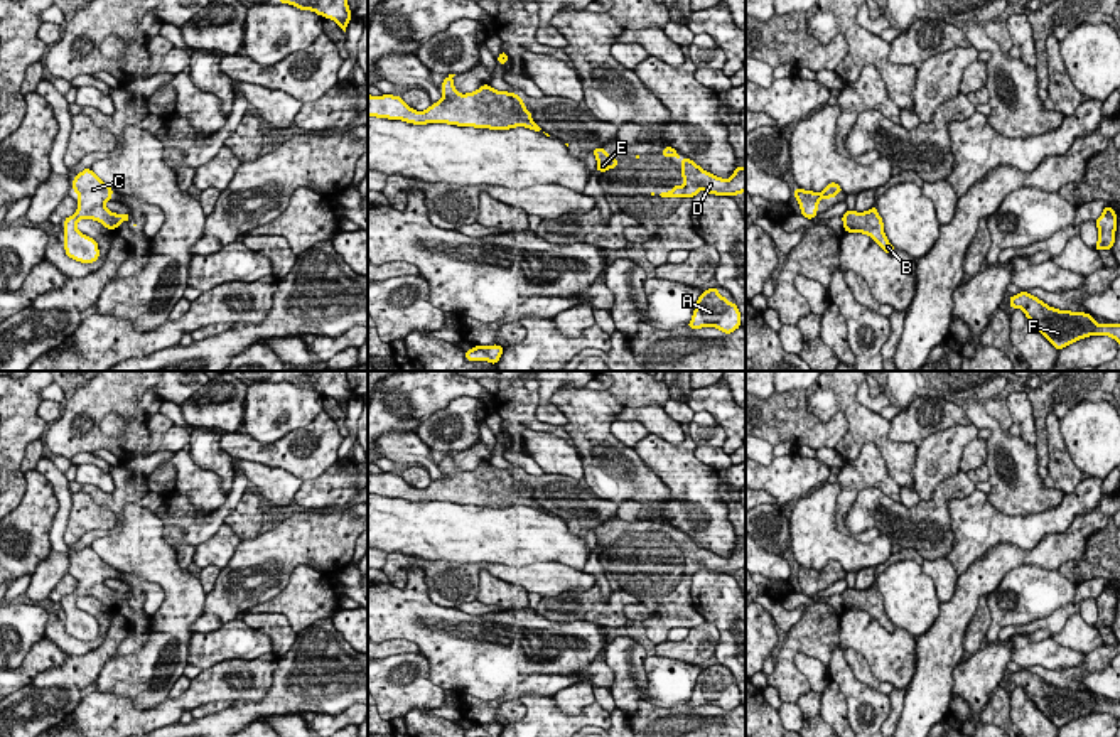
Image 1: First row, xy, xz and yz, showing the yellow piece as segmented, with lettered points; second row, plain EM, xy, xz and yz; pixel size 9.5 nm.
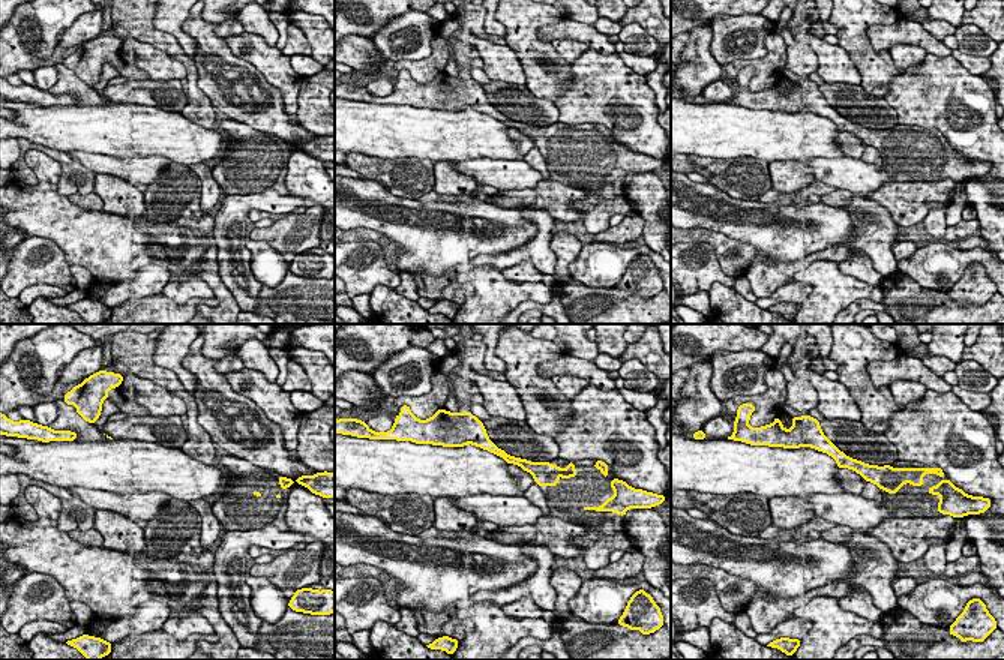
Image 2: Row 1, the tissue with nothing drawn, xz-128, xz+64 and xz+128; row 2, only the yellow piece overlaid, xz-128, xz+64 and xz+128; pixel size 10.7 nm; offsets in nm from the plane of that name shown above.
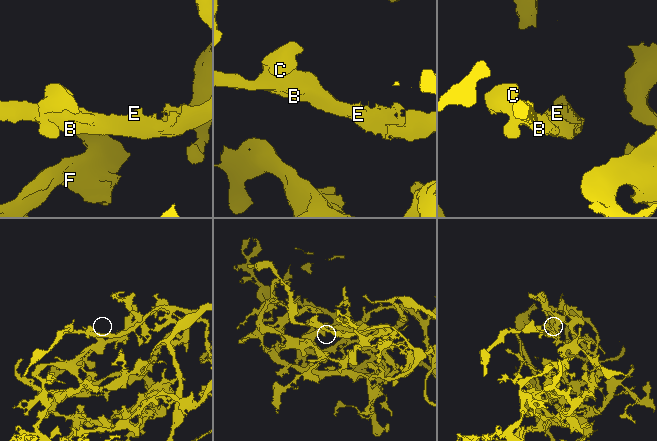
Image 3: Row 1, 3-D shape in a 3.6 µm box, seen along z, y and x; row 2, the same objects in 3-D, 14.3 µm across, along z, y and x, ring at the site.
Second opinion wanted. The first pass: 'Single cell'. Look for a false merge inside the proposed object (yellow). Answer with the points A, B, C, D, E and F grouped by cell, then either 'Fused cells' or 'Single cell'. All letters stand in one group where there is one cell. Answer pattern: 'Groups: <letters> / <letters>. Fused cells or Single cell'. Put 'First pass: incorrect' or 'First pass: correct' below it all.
Groups: A B C D E F. Single cell
First pass: correct

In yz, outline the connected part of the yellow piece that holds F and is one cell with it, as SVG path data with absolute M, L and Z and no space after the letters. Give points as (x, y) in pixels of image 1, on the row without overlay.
M1027 670L1012 673L1009 681L1012 686L1022 686L1058 729L1090 713L1110 713L1120 722L1120 702L1098 702L1090 691L1049 685Z

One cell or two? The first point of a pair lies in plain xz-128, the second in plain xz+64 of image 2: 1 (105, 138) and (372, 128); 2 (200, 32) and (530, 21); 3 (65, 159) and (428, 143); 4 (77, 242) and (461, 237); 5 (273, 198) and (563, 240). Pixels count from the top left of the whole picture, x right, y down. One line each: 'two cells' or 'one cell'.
1: one cell
2: one cell
3: two cells
4: one cell
5: one cell

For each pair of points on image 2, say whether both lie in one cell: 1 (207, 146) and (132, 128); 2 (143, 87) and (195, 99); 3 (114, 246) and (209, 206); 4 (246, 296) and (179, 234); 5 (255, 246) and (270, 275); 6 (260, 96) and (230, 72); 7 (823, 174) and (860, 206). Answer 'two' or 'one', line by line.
1: one
2: two
3: two
4: two
5: one
6: one
7: two

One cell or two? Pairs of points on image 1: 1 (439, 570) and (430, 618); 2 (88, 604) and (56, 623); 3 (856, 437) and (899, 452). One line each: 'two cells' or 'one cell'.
1: two cells
2: one cell
3: one cell

